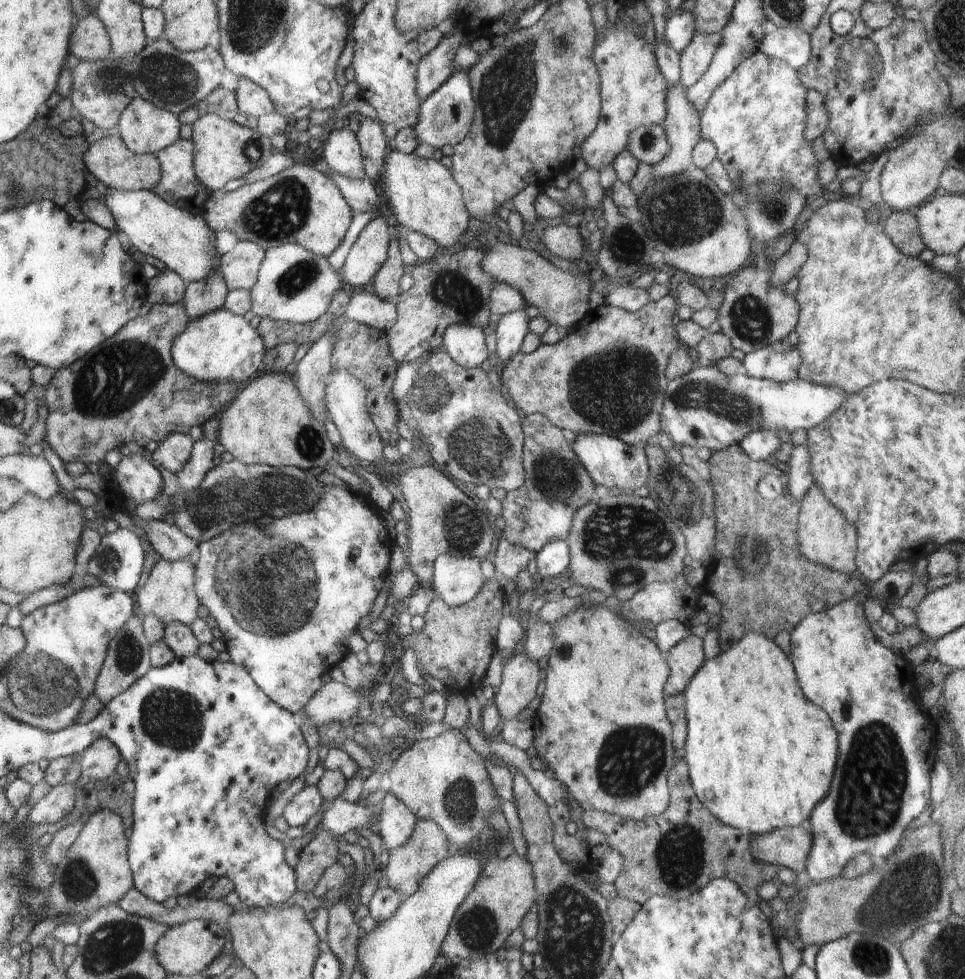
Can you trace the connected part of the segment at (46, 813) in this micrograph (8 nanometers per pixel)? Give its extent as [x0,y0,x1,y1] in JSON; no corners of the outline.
[27,783,77,824]

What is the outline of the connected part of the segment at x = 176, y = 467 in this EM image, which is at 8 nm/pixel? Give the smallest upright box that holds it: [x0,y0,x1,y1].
[152,433,194,473]

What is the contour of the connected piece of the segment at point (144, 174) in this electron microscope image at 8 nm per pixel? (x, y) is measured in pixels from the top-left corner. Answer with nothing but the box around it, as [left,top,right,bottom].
[83,136,162,191]

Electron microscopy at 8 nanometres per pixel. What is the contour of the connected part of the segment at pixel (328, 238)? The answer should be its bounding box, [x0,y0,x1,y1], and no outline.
[202,161,350,258]

